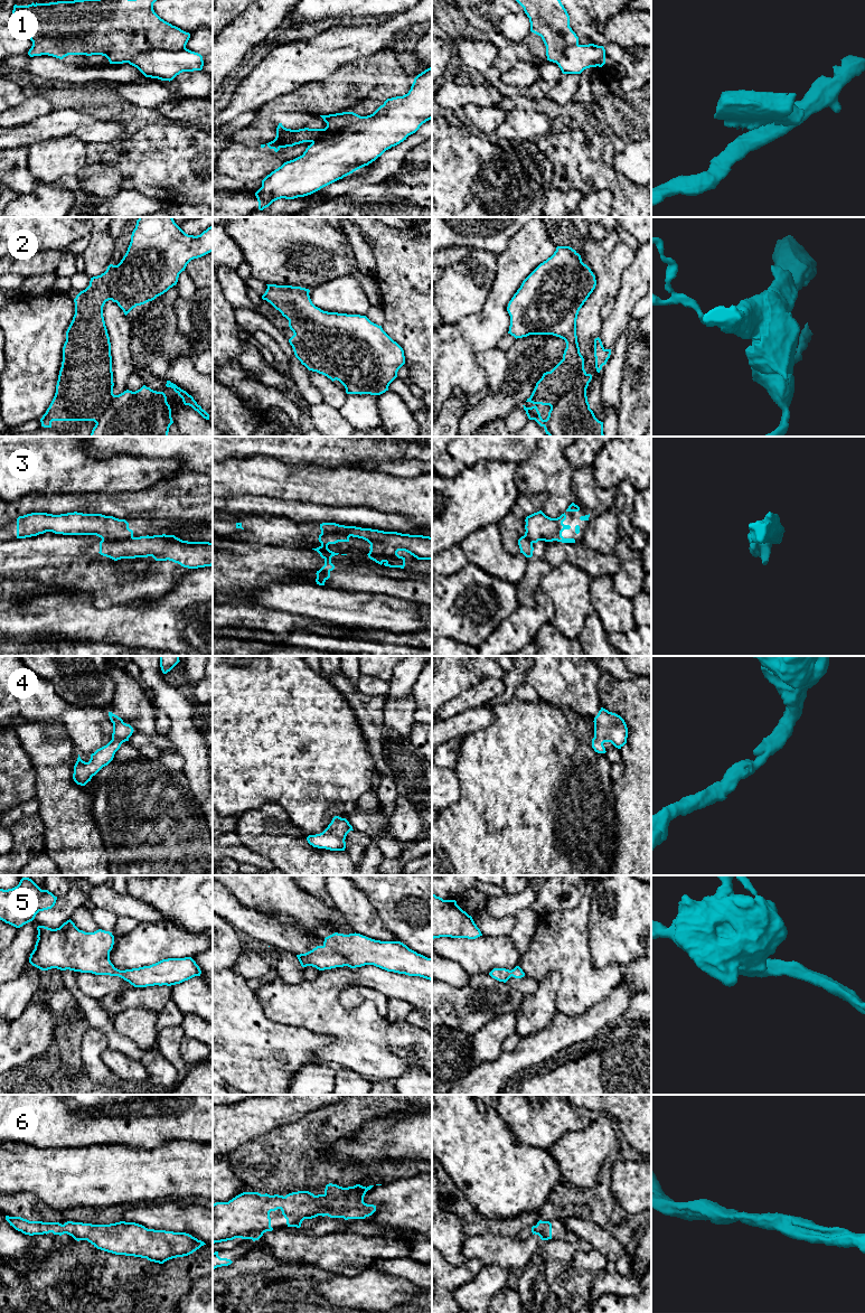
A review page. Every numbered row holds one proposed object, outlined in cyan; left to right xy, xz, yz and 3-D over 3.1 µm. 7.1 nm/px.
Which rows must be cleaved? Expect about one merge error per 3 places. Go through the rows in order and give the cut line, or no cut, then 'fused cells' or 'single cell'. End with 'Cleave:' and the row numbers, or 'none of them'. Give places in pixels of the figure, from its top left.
1: cut in xy along (185, 47), (178, 50), (147, 49), (127, 62); fused cells
2: cut in xz along (289, 319), (299, 324), (300, 338), (336, 378); fused cells
3: cut in xy along (132, 536), (125, 540), (102, 540); fused cells
4: no cut; single cell
5: no cut; single cell
6: no cut; single cell
Cleave: 1, 2, 3

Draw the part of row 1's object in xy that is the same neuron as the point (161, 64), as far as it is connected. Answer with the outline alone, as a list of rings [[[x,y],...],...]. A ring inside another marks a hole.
[[[187,48],[181,50],[151,49],[128,62],[145,77],[172,81],[182,72],[201,71],[203,56]]]

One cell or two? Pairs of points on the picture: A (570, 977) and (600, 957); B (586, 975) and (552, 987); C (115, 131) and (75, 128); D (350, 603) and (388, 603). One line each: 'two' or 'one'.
A: two
B: two
C: one
D: one

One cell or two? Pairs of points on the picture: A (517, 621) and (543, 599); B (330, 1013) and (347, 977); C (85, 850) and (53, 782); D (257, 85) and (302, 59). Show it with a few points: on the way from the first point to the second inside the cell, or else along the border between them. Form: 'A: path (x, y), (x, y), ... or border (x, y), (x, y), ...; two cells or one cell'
A: path (525, 621), (541, 607); one cell
B: path (330, 1004), (330, 994), (338, 986); one cell
C: path (71, 833), (67, 812), (60, 799); one cell
D: path (269, 80), (291, 65); one cell

